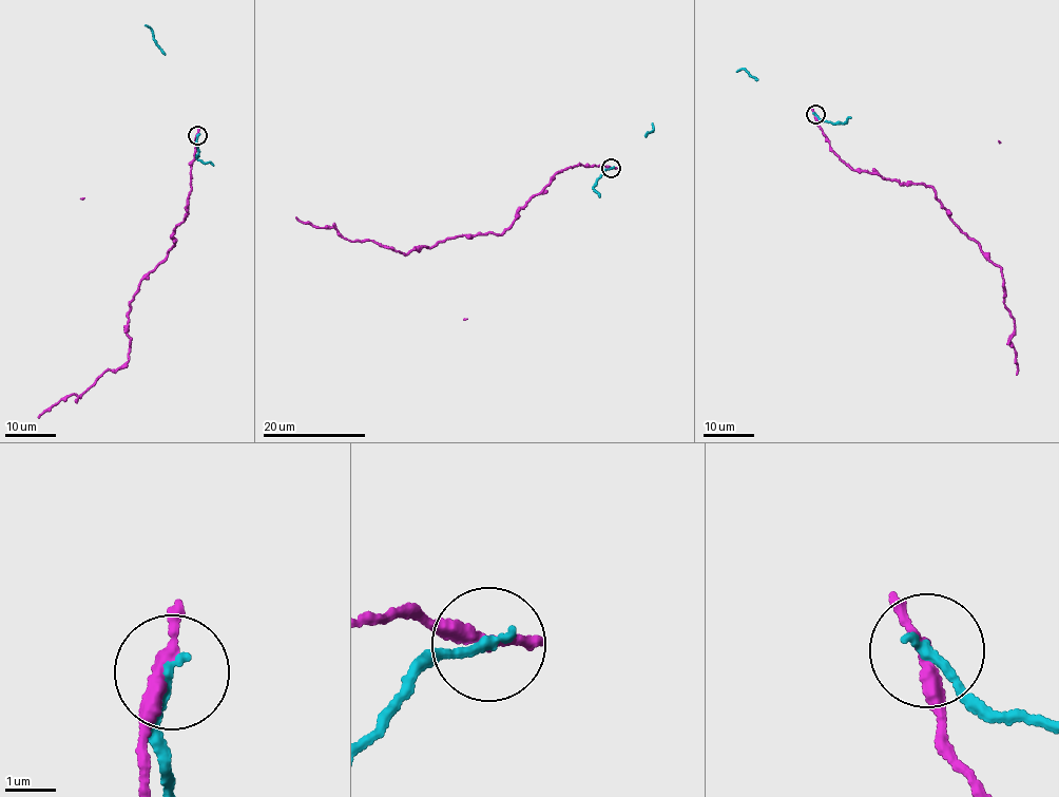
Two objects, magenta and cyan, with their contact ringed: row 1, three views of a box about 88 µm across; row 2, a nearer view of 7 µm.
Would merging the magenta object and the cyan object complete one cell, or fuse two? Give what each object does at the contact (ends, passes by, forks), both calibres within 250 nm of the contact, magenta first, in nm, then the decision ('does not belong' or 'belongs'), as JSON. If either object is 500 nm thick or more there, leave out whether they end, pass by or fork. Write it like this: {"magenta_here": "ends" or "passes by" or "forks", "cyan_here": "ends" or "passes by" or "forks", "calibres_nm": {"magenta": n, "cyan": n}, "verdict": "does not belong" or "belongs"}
{"magenta_here": "ends", "cyan_here": "ends", "calibres_nm": {"magenta": 320, "cyan": 220}, "verdict": "does not belong"}

